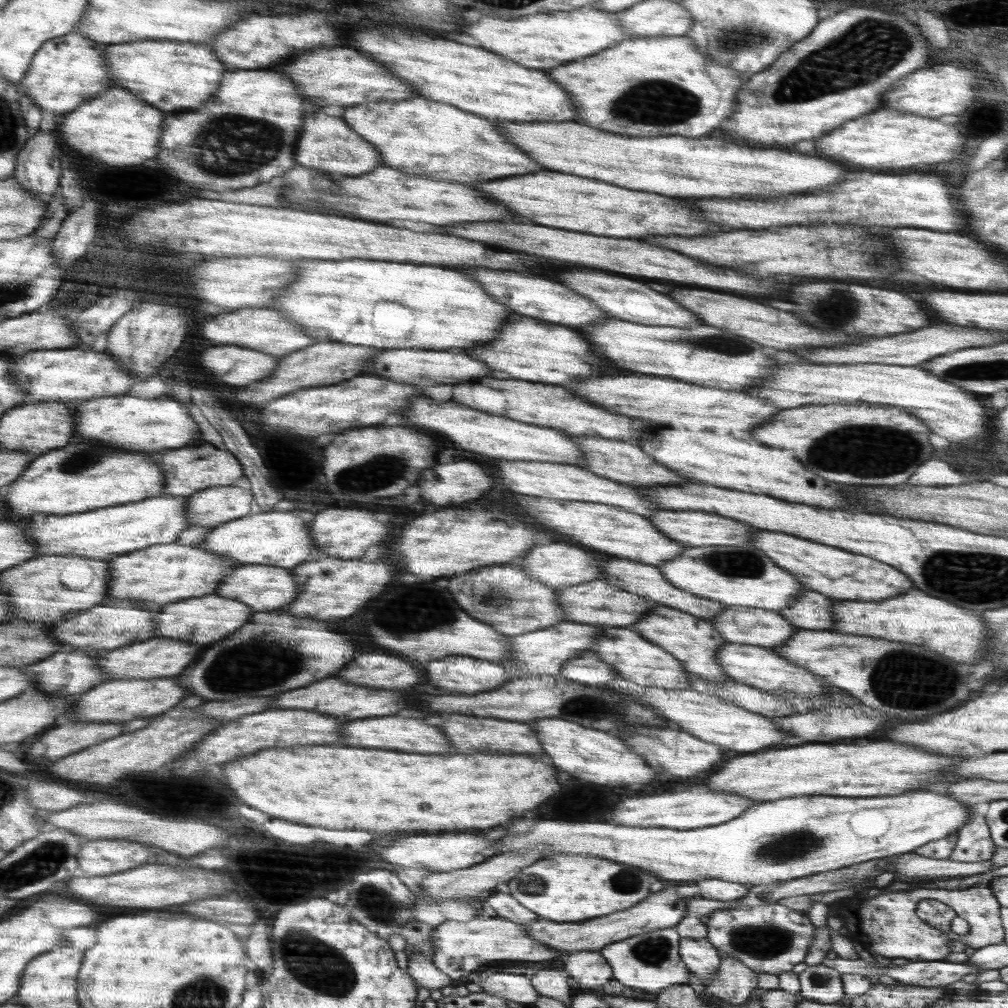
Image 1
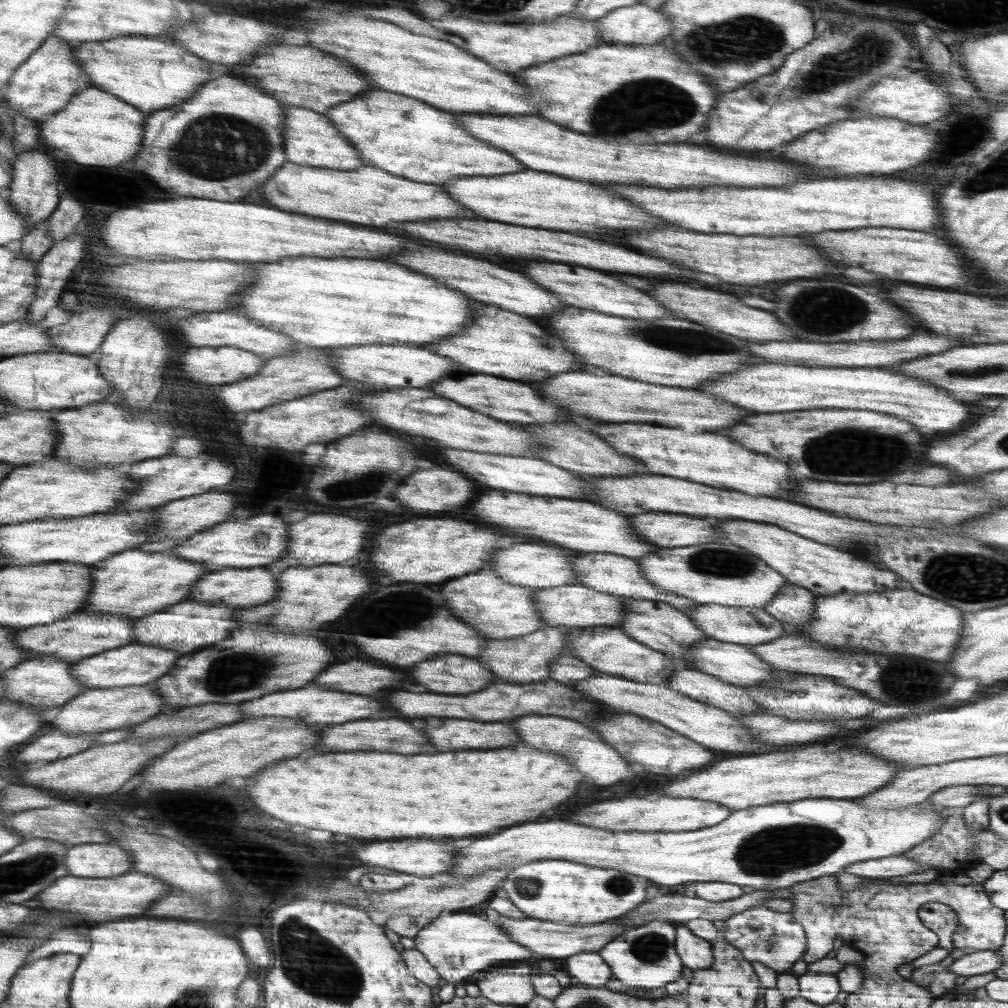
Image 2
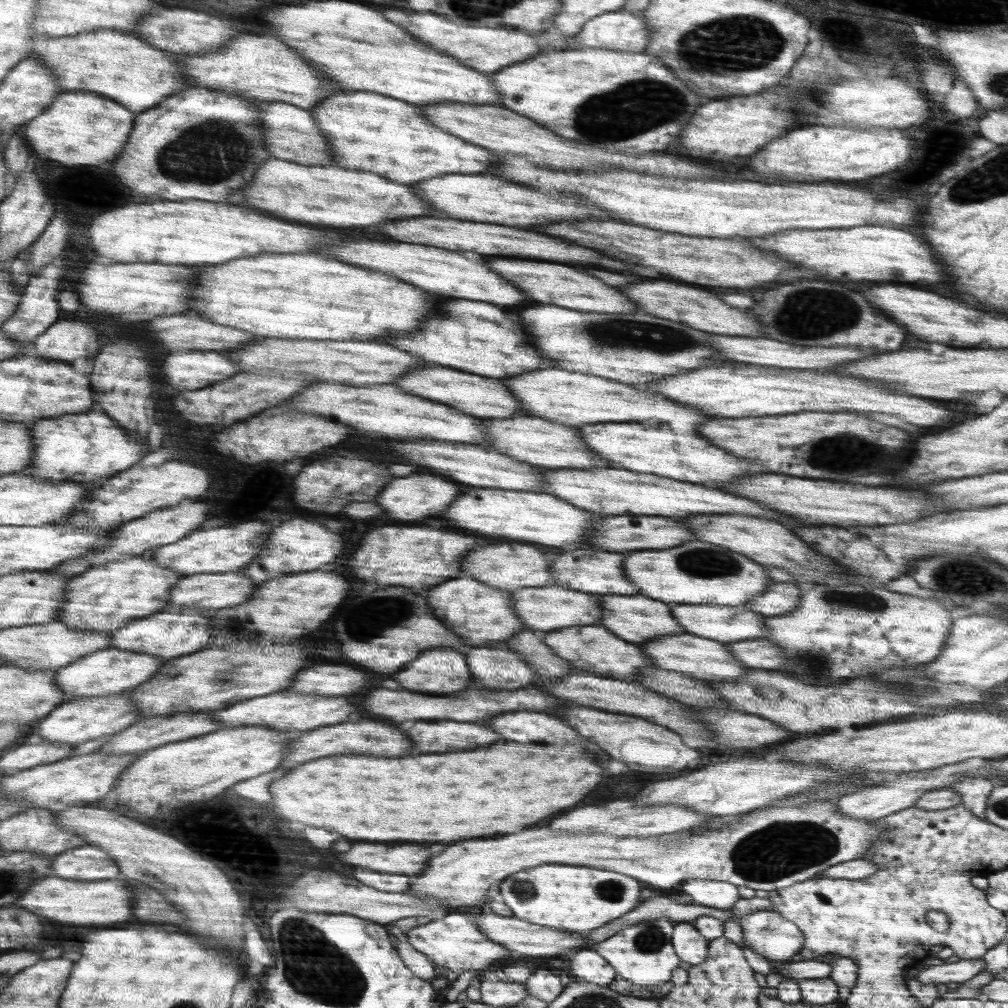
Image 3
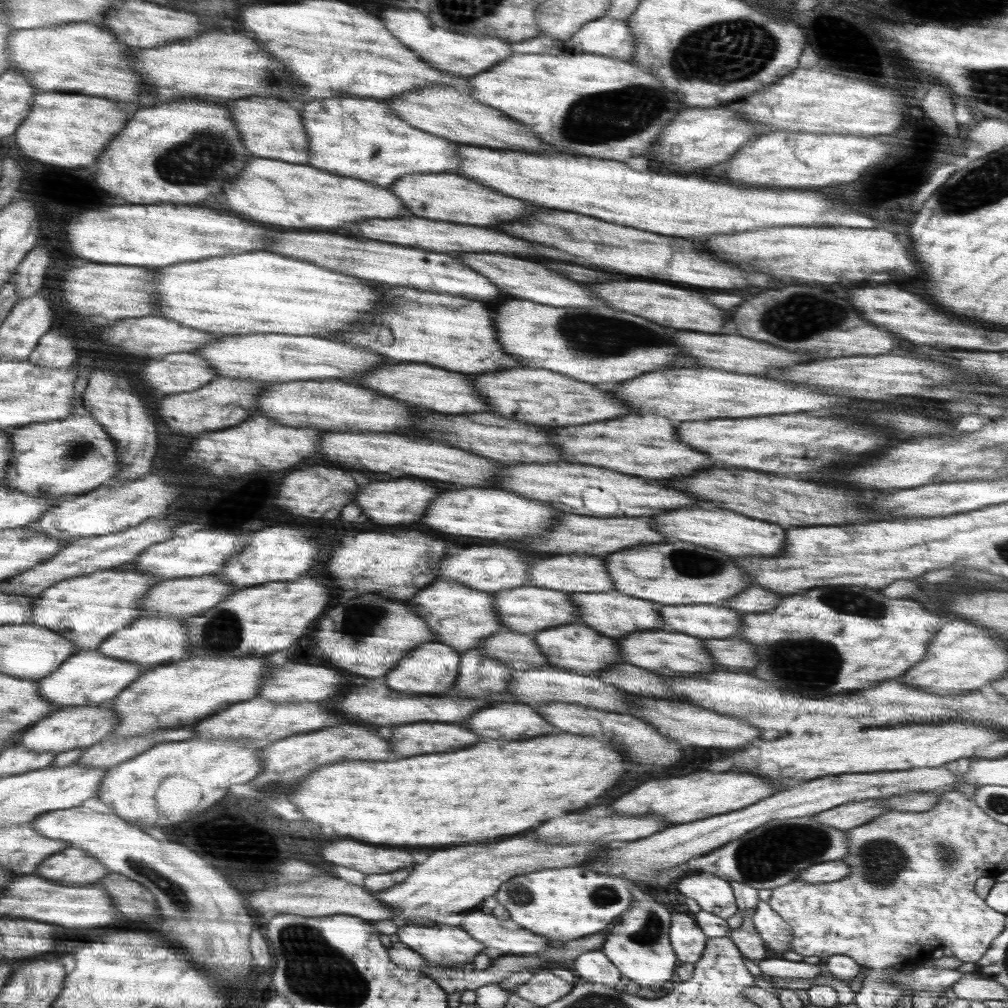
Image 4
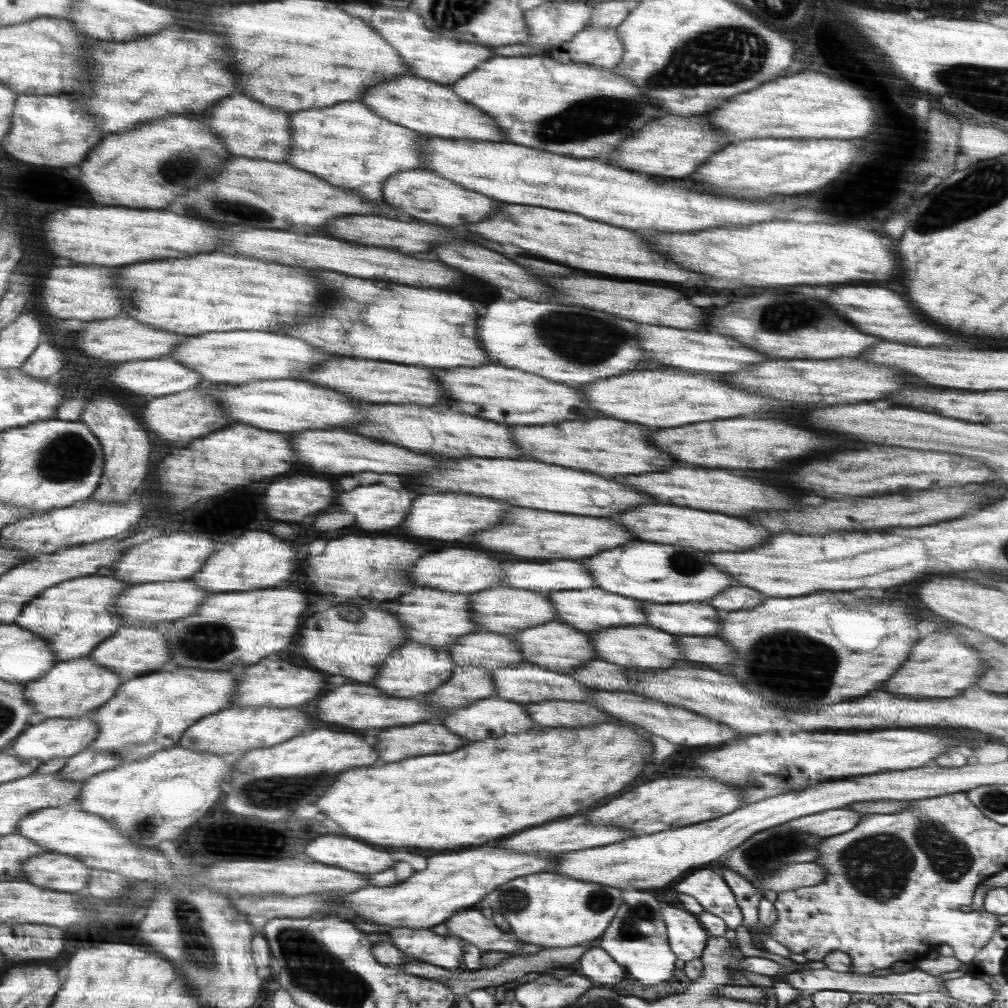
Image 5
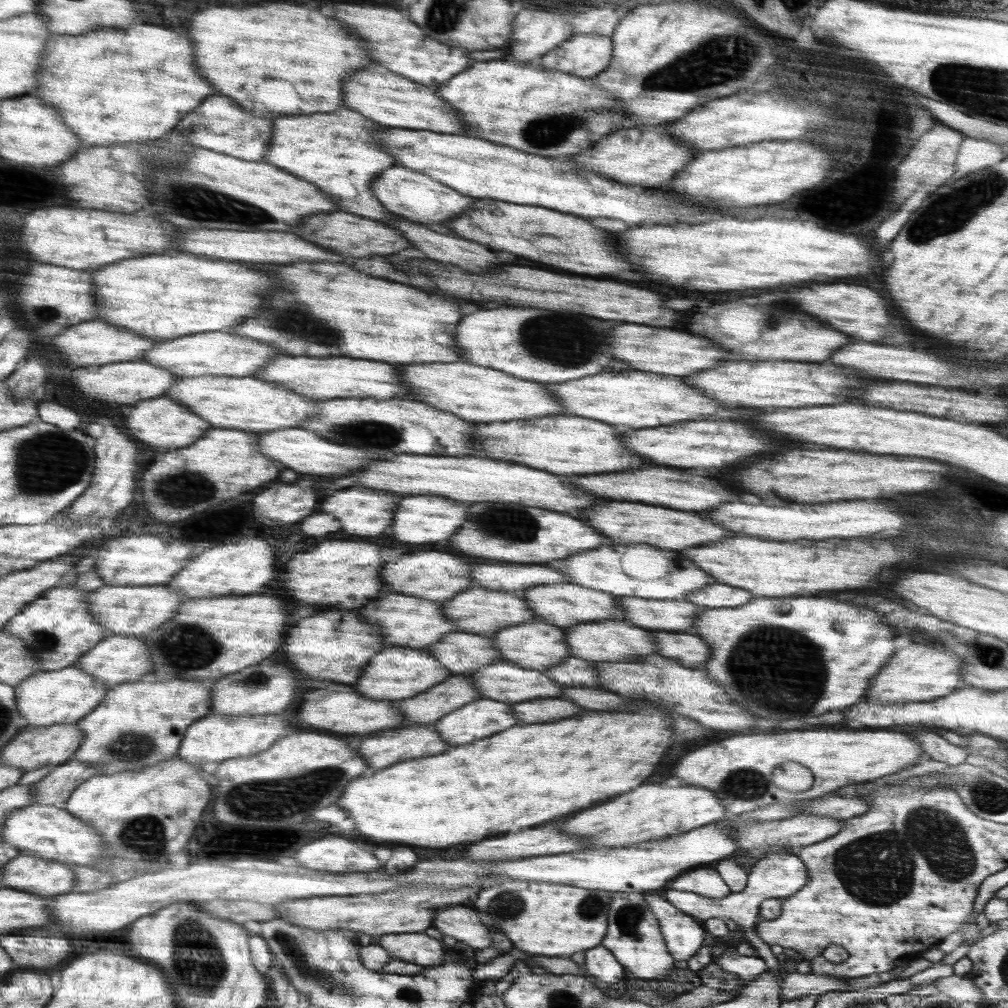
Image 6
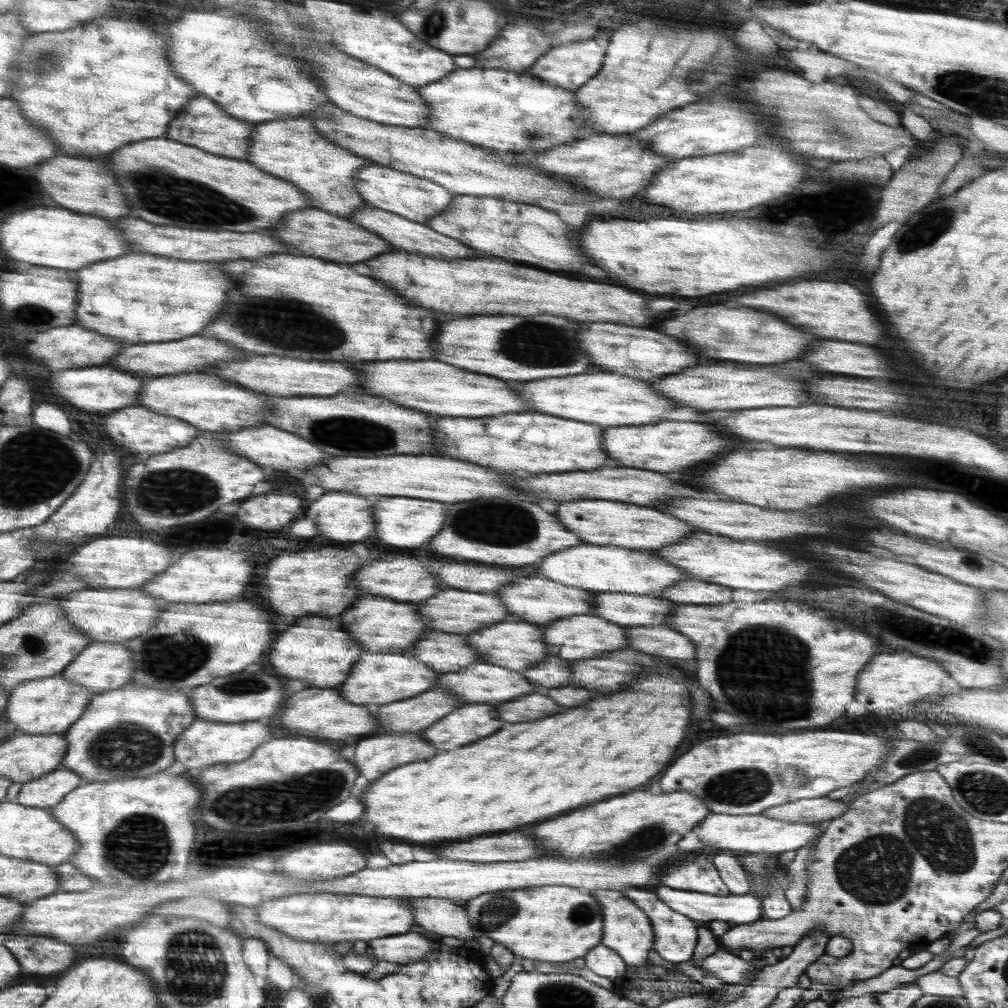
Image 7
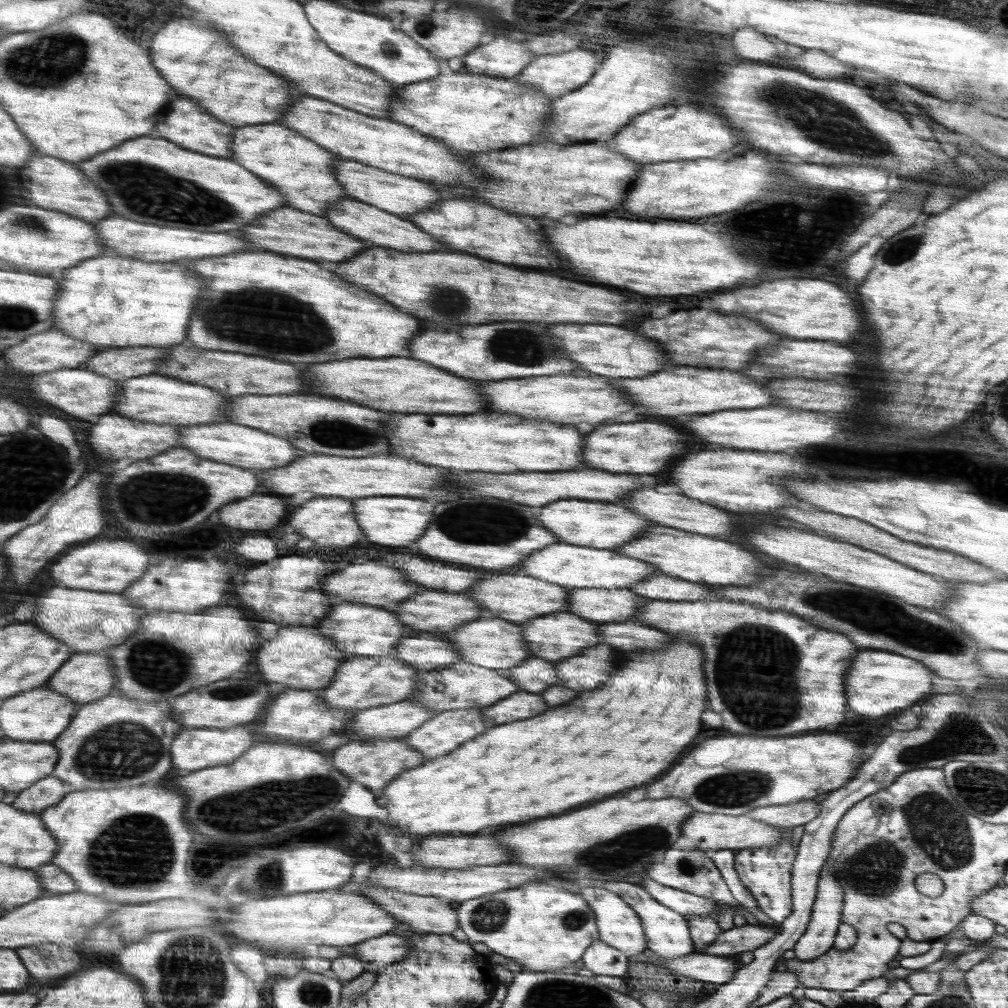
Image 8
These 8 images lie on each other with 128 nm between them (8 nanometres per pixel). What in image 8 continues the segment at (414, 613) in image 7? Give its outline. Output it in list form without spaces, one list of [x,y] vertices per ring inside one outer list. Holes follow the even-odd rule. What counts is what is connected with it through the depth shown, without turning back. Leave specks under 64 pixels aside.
[[[340,604],[332,618],[322,620],[322,630],[346,646],[350,656],[382,656],[394,654],[394,646],[400,642],[400,620],[390,610],[368,606],[368,604]]]

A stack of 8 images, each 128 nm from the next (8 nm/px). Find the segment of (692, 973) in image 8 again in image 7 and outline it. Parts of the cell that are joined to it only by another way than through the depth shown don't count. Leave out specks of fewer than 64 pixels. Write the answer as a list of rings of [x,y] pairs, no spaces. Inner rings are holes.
[[[718,950],[704,961],[696,963],[693,958],[692,962],[700,969],[710,971],[714,976],[724,980],[726,984],[737,984],[744,982],[752,972],[760,970],[753,961],[746,962],[740,956],[734,956],[734,952]]]

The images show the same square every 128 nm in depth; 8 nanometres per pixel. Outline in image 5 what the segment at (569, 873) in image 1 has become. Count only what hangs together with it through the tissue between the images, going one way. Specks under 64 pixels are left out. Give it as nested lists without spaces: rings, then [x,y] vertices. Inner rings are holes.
[[[540,868],[542,874],[514,878],[484,897],[494,912],[504,914],[518,938],[540,946],[574,946],[598,938],[609,928],[622,904],[620,887],[588,882]]]

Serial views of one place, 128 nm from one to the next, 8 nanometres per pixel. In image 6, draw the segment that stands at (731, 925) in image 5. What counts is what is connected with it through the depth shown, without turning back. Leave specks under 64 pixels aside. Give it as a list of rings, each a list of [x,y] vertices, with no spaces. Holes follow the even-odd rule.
[[[698,866],[689,868],[690,872],[684,872],[674,878],[672,888],[684,890],[684,892],[695,892],[706,898],[724,898],[731,893],[728,885],[711,866]]]

